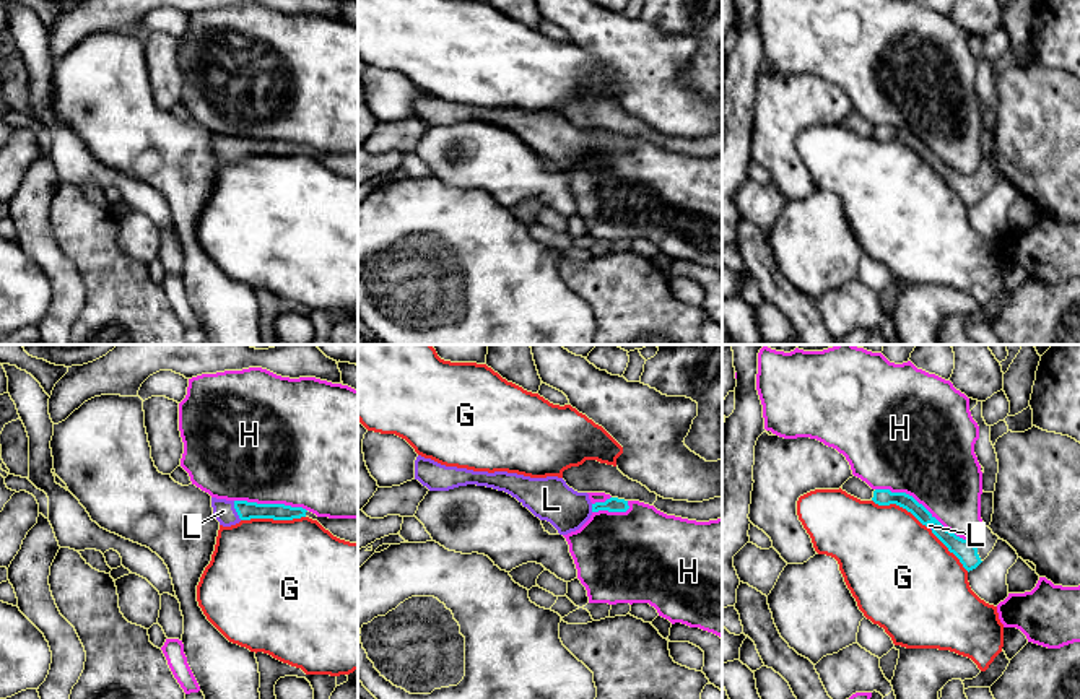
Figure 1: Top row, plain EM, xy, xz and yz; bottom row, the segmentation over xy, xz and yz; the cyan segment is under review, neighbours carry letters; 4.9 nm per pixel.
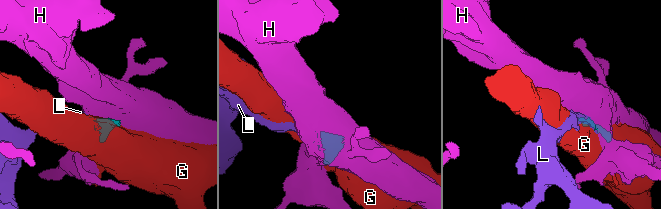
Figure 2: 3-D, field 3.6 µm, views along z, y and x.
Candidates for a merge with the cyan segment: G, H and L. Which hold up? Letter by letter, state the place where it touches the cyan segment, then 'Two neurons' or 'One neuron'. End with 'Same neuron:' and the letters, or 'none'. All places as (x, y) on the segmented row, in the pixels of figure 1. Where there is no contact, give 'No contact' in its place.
G: Touches cyan at xy (272, 517). Two neurons
H: Touches cyan at yz (923, 506). Two neurons
L: Touches cyan at xy (236, 511). One neuron
Same neuron: L

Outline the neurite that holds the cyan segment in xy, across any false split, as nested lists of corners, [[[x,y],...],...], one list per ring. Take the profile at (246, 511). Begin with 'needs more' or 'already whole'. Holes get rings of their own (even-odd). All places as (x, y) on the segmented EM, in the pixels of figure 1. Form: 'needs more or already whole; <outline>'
needs more; [[[211,497],[213,515],[223,527],[231,527],[241,520],[250,519],[273,519],[273,520],[293,520],[309,517],[317,520],[333,536],[358,543],[358,519],[329,519],[317,517],[316,514],[285,504],[257,504],[247,501],[226,501]]]

